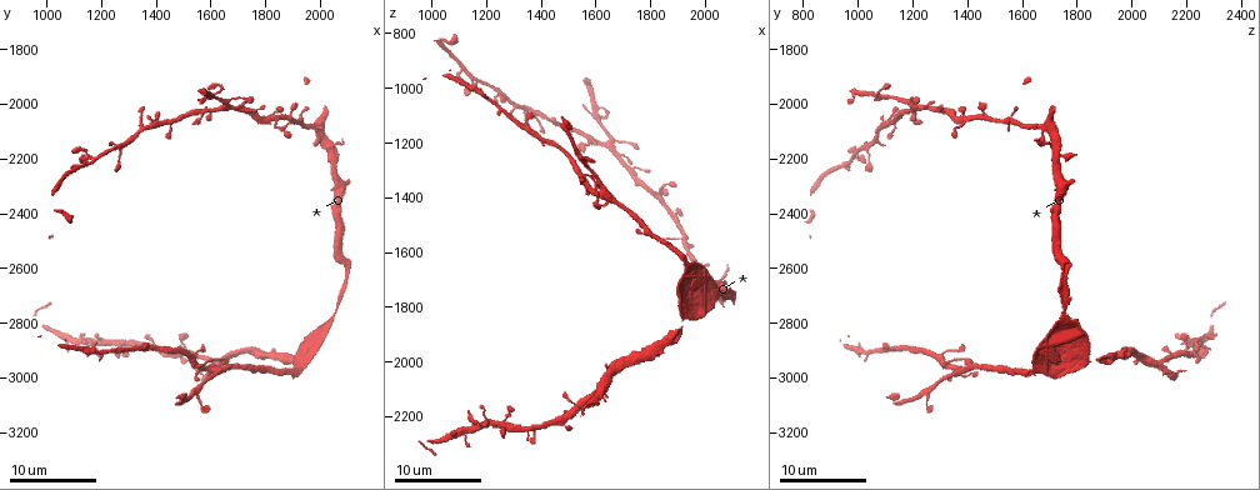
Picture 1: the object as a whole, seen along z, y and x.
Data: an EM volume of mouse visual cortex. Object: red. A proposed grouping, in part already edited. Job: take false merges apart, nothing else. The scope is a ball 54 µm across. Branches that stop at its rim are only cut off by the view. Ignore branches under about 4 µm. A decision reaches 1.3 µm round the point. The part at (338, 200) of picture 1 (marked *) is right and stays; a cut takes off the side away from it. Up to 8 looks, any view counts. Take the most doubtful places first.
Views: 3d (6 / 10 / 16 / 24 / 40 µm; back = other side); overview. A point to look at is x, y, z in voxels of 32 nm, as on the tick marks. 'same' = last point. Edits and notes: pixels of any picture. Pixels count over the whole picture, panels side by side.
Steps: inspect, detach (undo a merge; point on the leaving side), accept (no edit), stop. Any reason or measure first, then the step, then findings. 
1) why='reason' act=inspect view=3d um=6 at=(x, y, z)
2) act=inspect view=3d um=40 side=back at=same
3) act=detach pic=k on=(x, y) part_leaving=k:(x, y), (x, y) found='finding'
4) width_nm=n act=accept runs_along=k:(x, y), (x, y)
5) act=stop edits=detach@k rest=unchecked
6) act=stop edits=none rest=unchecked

why='looks like a crossing' act=inspect view=3d um=10 at=(1140, 2200, 970)

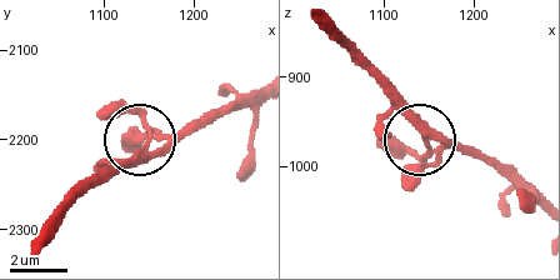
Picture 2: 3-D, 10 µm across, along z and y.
act=inspect view=3d um=10 side=back at=(1150, 2200, 980)

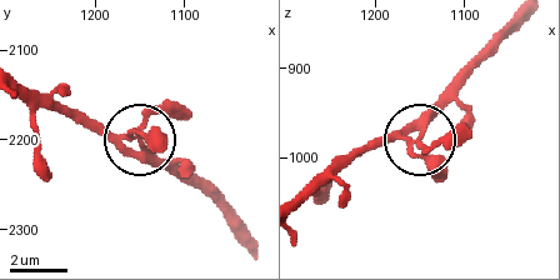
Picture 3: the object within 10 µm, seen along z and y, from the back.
arms=4 act=accept runs_along=3:(301, 194), (365, 151), (401, 140), (471, 140) found='all the same neuron'

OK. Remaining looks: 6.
why='a fork' act=inspect view=3d um=10 at=(1640, 2010, 1190)

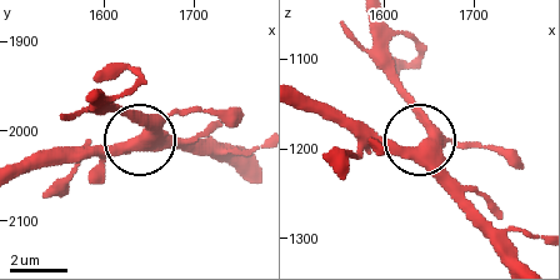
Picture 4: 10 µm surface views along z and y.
act=accept runs_along=4:(516, 253), (429, 145), (424, 116), (403, 83) found='one neuron here'

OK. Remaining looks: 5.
why='four-way junction' act=inspect view=3d um=6 at=(1840, 2050, 1380)

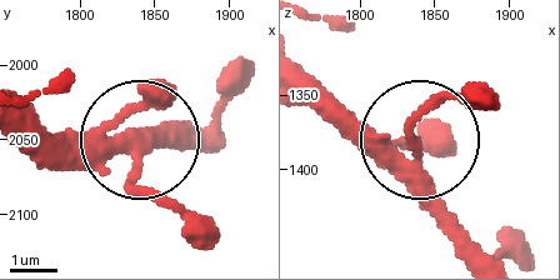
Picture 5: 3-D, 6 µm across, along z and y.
arms=4 act=accept runs_along=5:(214, 149), (123, 144), (134, 180), (186, 216) found='continuous, no second neuron'

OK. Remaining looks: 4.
why='four-way junction' act=inspect view=3d um=16 at=(1270, 2160, 1030)

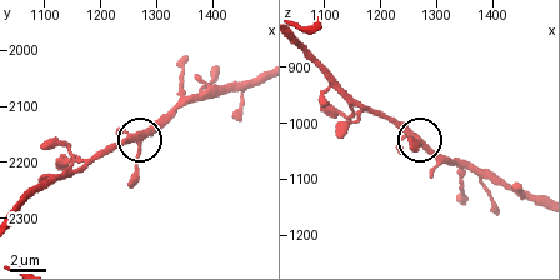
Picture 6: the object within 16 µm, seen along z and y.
arms=4 act=accept runs_along=6:(258, 76), (200, 91), (173, 108), (140, 144), (138, 183) found='continuous, no second neuron'

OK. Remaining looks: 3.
act=stop edits=none rest=unchecked

